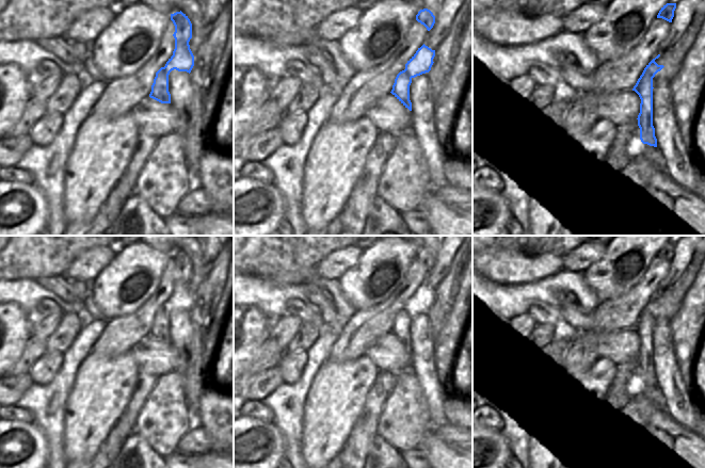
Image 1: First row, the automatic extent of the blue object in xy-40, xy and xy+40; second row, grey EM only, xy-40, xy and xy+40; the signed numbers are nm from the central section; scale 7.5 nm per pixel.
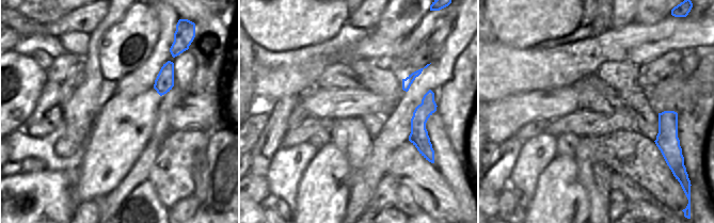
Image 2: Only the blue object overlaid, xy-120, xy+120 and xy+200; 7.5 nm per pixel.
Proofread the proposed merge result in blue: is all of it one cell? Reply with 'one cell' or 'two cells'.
two cells

